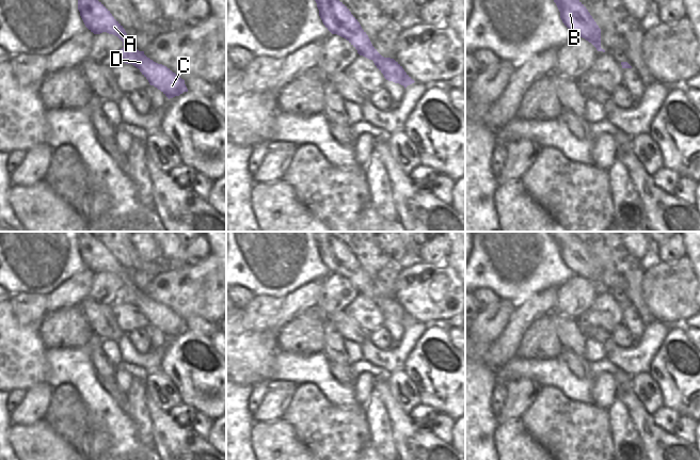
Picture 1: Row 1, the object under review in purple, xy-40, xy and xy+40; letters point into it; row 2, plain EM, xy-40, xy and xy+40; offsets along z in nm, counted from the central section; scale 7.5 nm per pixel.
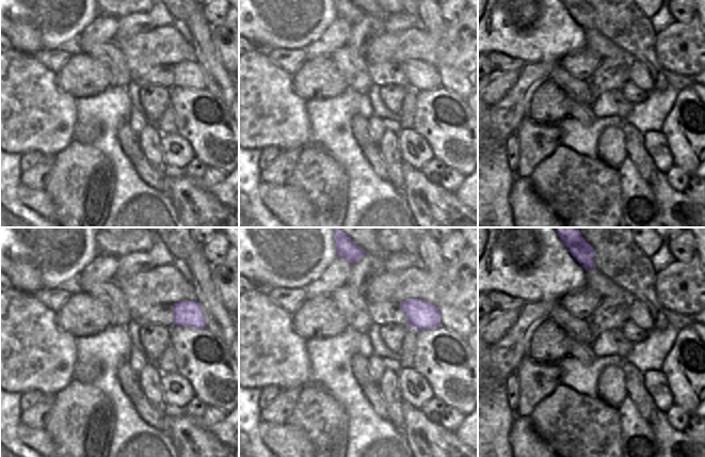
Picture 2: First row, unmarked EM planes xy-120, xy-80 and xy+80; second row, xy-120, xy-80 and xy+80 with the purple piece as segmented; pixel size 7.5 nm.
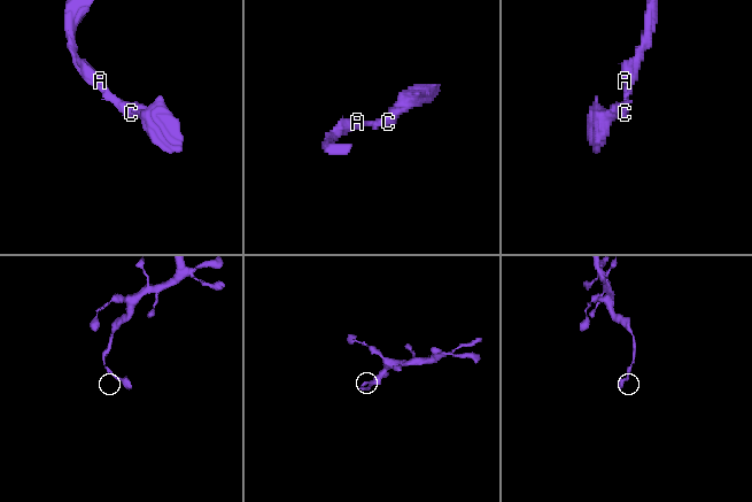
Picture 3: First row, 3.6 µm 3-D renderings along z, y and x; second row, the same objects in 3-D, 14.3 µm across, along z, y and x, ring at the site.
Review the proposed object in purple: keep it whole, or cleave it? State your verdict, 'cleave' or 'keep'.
keep

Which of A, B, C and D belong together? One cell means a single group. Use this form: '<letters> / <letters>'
A B C D

